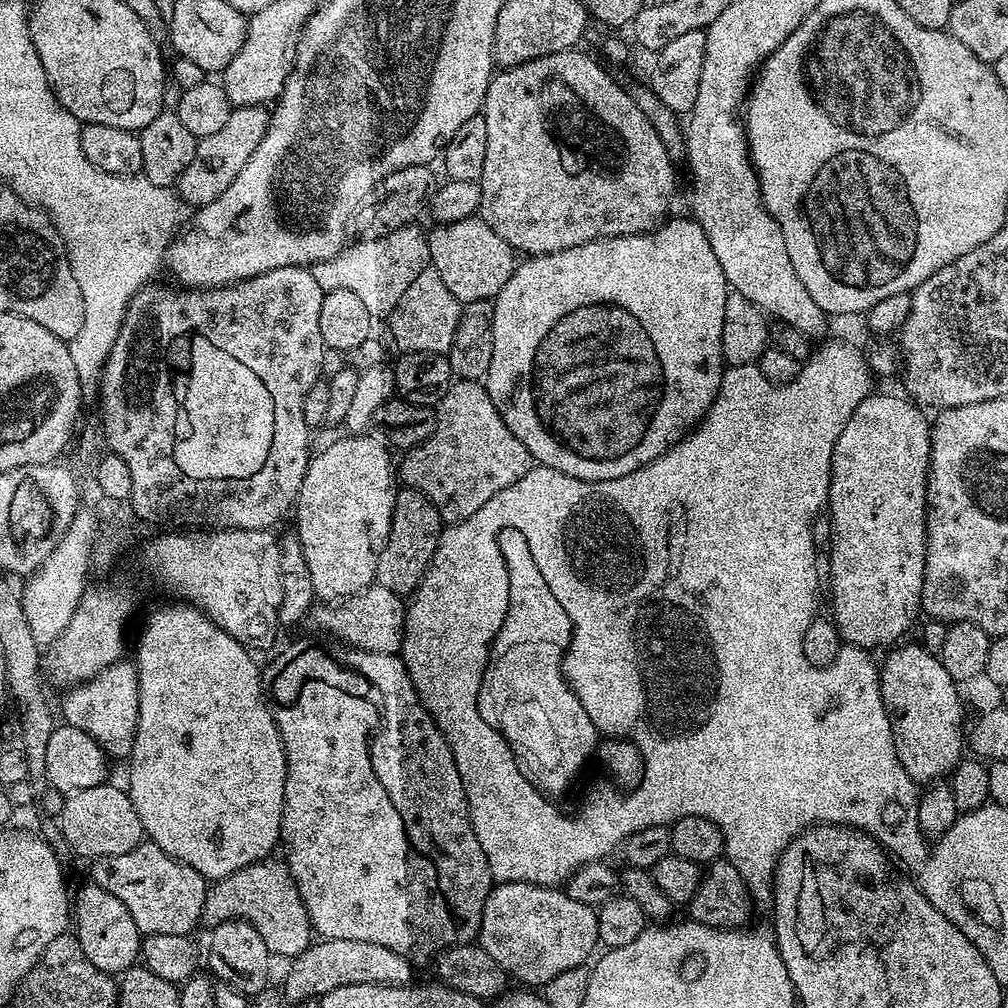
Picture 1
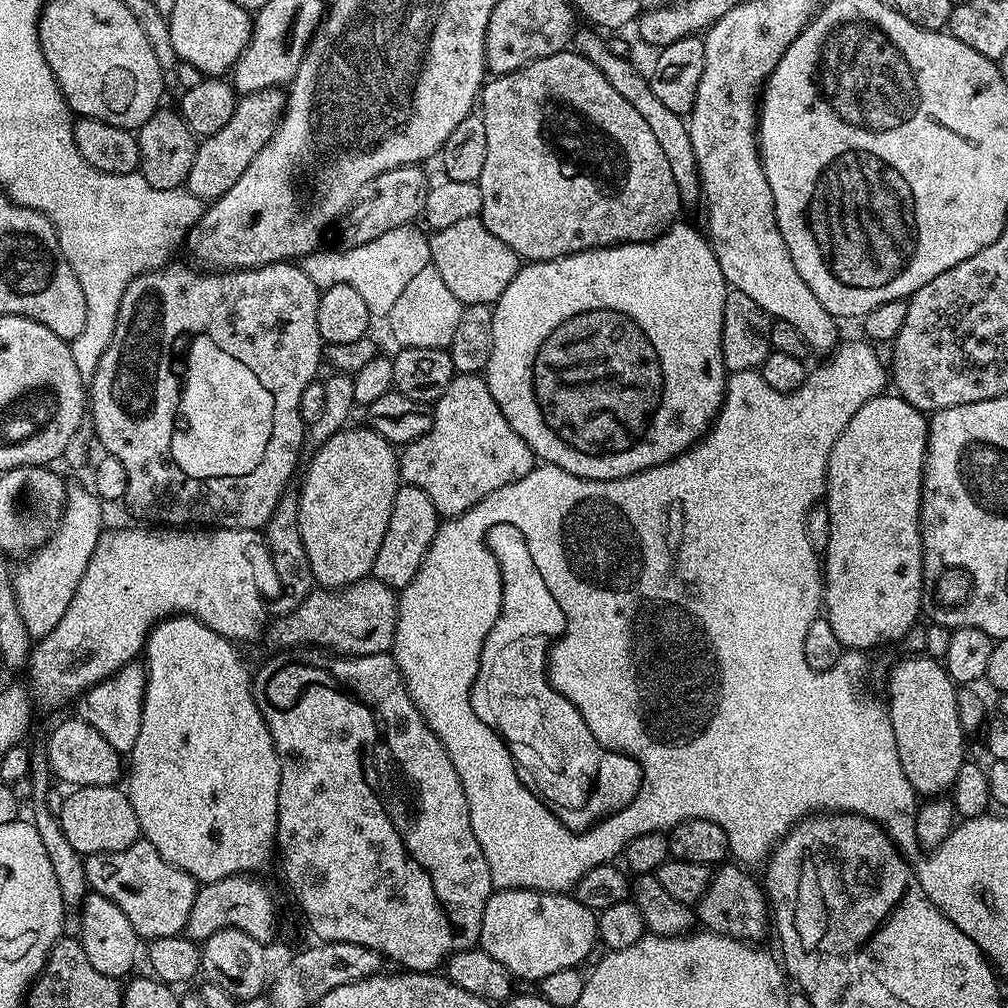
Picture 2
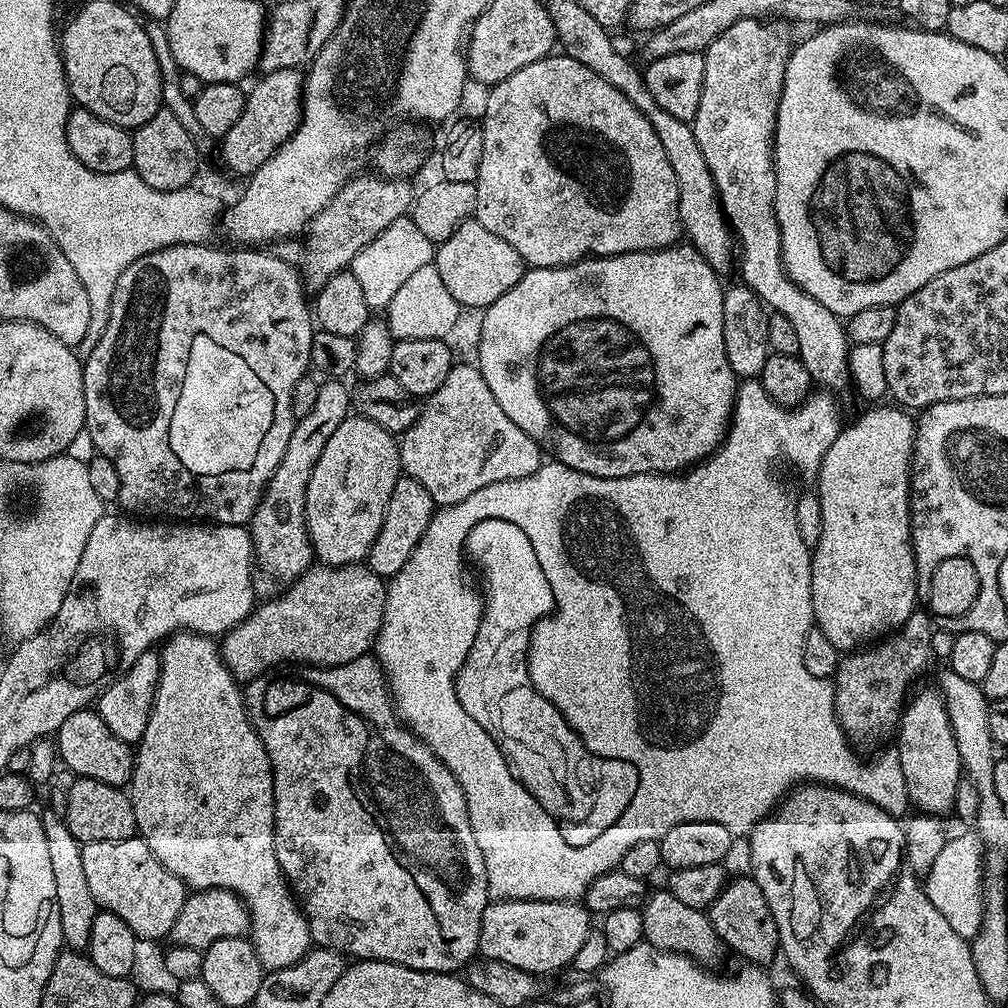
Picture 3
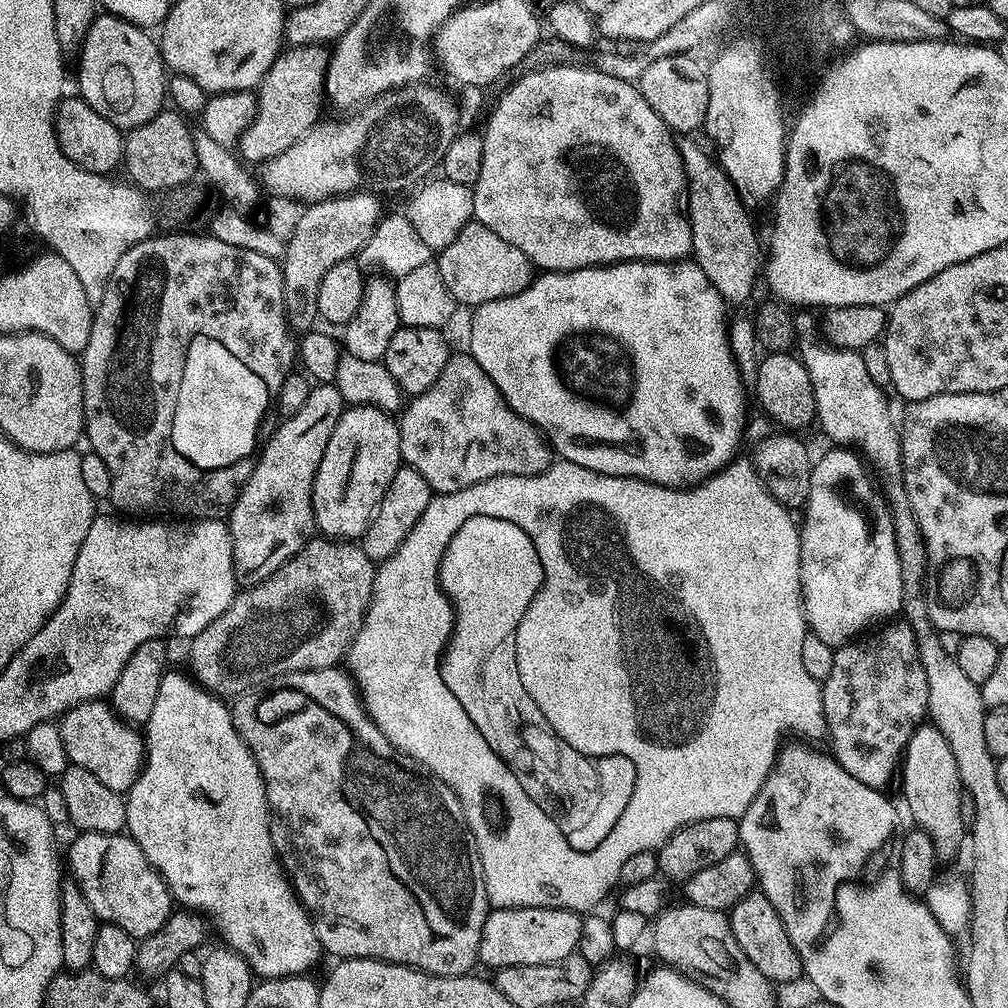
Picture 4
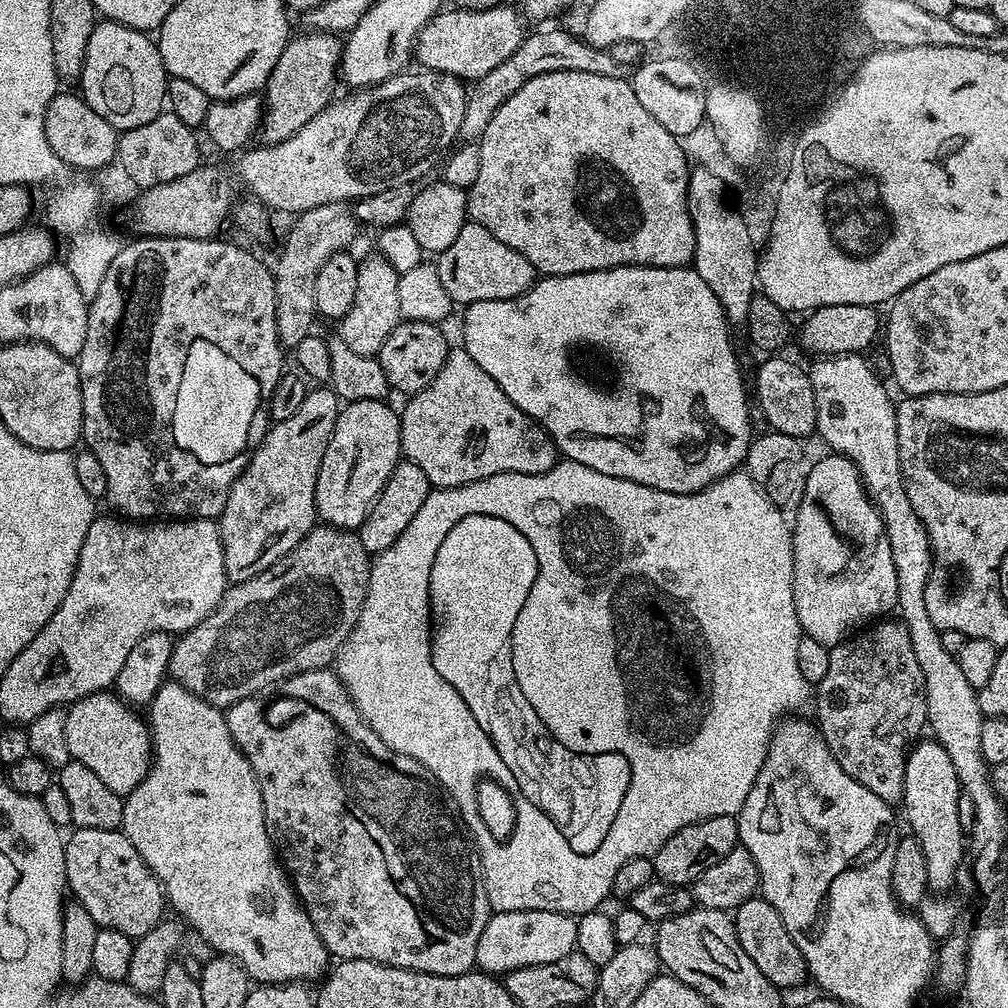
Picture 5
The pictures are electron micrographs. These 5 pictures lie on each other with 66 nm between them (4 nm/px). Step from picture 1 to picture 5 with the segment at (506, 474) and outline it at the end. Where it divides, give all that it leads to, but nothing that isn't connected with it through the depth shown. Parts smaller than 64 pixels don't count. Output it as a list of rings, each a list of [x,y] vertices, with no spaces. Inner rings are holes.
[[[453,347],[449,351],[446,362],[442,362],[442,370],[438,370],[435,378],[422,391],[411,393],[407,400],[408,405],[402,408],[400,412],[400,451],[407,463],[419,466],[422,469],[422,474],[426,474],[426,478],[432,484],[433,489],[457,488],[463,484],[478,482],[482,478],[490,478],[494,474],[502,474],[503,472],[542,474],[543,472],[549,472],[558,463],[556,443],[552,441],[547,431],[541,428],[536,421],[531,420],[522,410],[518,410],[518,406],[514,406],[514,402],[510,402],[510,398],[506,396],[502,386],[498,386],[498,382],[494,382],[494,378],[490,378],[490,374],[486,374],[486,370],[482,370],[482,366],[478,366],[478,362],[474,362],[474,358],[470,358],[470,354],[463,347]]]

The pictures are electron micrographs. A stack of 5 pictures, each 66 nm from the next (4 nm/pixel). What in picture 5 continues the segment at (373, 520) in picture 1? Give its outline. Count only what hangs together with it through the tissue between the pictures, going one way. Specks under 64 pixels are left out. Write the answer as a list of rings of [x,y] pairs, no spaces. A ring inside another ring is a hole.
[[[362,400],[347,401],[341,407],[338,414],[338,422],[334,422],[334,434],[330,434],[330,442],[326,446],[326,454],[322,454],[322,466],[318,466],[318,482],[316,483],[316,515],[325,525],[333,528],[342,528],[345,530],[359,530],[362,522],[372,513],[372,508],[376,505],[378,494],[382,490],[382,486],[386,486],[386,482],[390,478],[390,474],[395,470],[396,465],[401,463],[402,453],[400,451],[400,412],[392,409],[388,402],[381,400]]]

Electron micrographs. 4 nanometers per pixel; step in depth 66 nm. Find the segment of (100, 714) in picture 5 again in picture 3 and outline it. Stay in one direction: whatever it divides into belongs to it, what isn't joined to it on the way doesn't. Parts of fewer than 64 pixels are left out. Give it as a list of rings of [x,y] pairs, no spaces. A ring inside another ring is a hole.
[[[85,710],[70,714],[66,722],[62,722],[60,731],[55,733],[54,743],[59,759],[73,773],[73,777],[94,778],[98,782],[124,786],[131,781],[134,752],[110,732],[110,726],[102,722],[102,718],[94,710]]]

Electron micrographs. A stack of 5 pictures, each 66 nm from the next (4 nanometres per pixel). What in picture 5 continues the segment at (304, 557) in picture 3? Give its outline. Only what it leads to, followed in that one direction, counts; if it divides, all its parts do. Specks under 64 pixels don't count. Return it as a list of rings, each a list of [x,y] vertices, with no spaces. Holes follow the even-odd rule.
[[[316,386],[305,395],[302,406],[294,410],[290,418],[275,421],[272,429],[264,436],[264,441],[256,448],[252,457],[247,457],[248,465],[232,484],[230,494],[226,498],[226,506],[218,517],[220,541],[224,543],[224,565],[228,571],[229,581],[241,584],[257,576],[262,570],[278,562],[317,523],[316,515],[316,483],[318,482],[318,466],[322,466],[322,454],[326,454],[326,446],[330,442],[330,434],[334,434],[334,422],[338,422],[338,414],[342,401],[331,387]]]

